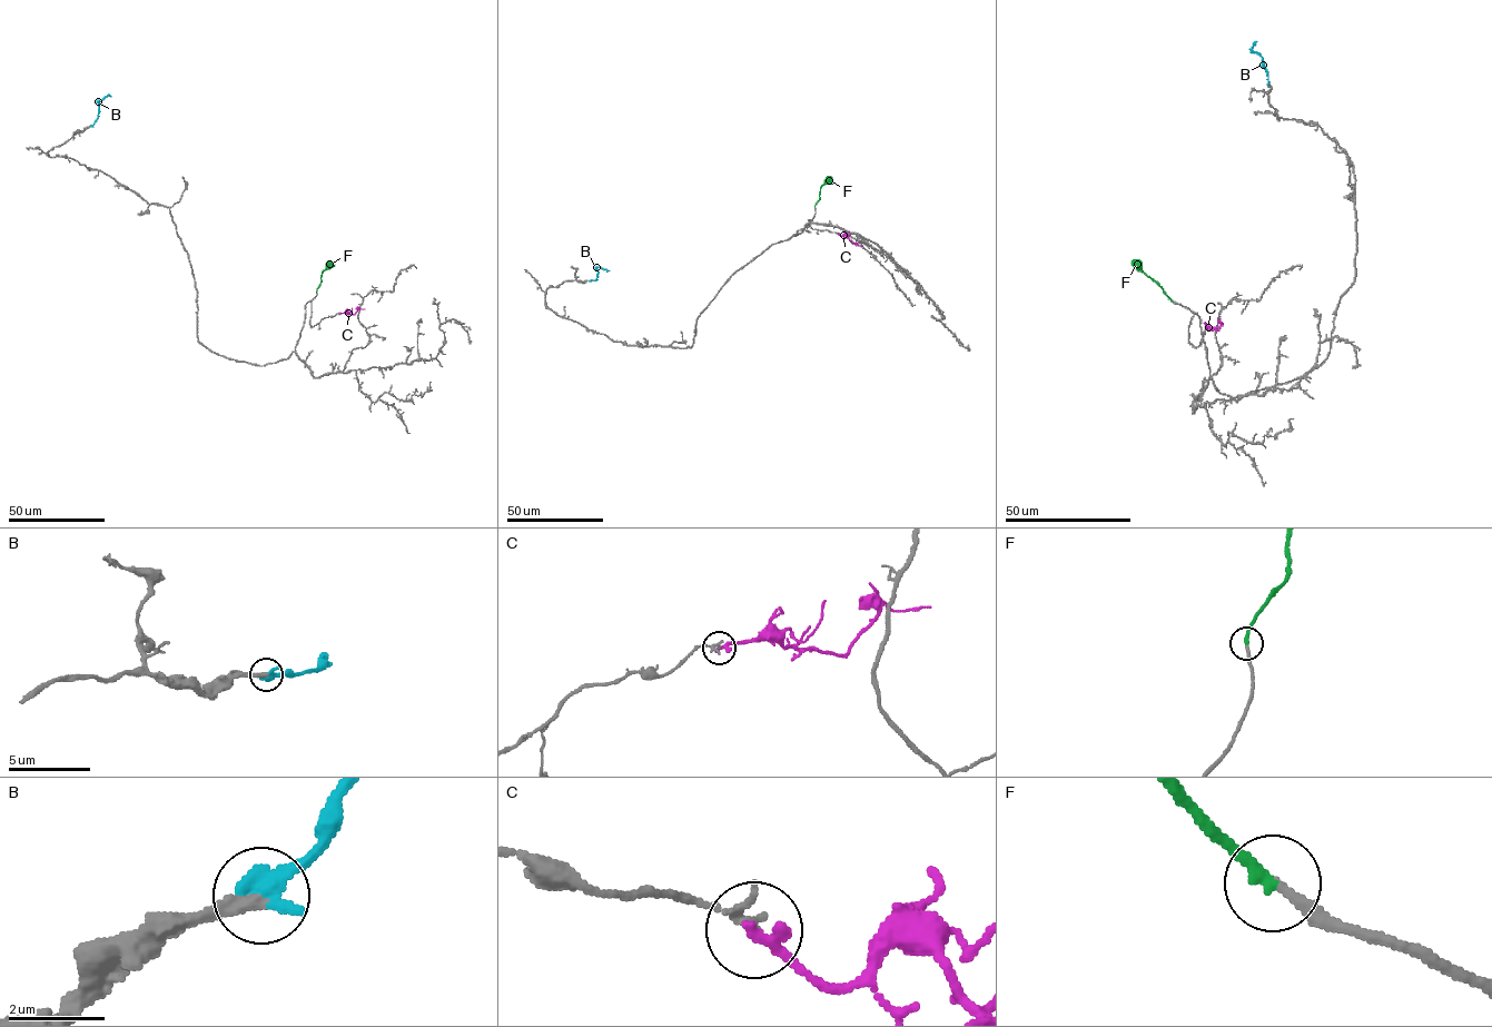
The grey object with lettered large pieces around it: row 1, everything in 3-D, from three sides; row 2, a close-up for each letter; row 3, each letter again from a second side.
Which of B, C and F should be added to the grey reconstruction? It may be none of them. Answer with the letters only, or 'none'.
B, F

